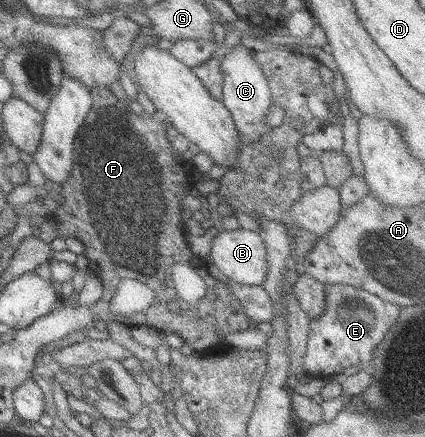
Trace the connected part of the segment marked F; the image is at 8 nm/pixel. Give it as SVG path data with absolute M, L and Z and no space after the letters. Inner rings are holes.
M94 87L90 90L90 94L92 97L91 109L89 110L89 113L87 114L83 125L81 125L81 127L79 128L76 141L74 141L73 143L73 151L75 151L75 156L73 156L73 172L71 172L71 176L69 176L69 181L61 185L61 188L59 189L61 196L63 197L63 205L60 205L59 208L61 216L58 216L55 213L53 213L53 215L51 214L46 216L44 218L45 223L43 223L43 225L41 225L39 229L32 229L32 236L35 236L38 239L45 241L49 245L51 245L53 240L57 239L57 237L64 239L75 238L83 243L83 245L85 246L85 250L82 253L82 264L88 272L97 274L99 277L101 277L104 286L103 296L100 298L99 301L91 306L93 307L93 309L91 309L91 312L93 312L93 316L97 320L103 320L107 324L114 319L116 321L121 320L120 317L113 317L110 314L109 303L111 302L113 295L115 295L116 293L119 282L122 279L131 278L142 281L143 283L145 283L145 285L147 285L147 287L149 287L149 289L153 289L153 293L155 293L155 304L153 304L153 306L149 307L147 310L141 312L141 315L143 315L143 323L148 326L156 327L159 331L163 333L166 331L171 331L171 333L177 333L177 335L179 335L179 337L182 337L185 340L186 344L190 345L195 351L202 350L208 348L209 346L212 346L213 344L216 344L217 342L223 340L226 335L229 335L229 333L248 329L250 327L251 321L245 315L243 309L241 309L241 305L239 305L237 297L235 297L235 295L233 295L231 291L227 291L227 289L225 289L226 287L219 280L212 278L209 272L207 273L207 279L209 279L209 281L207 281L206 295L205 297L203 297L203 299L201 299L194 315L190 316L186 311L178 311L173 314L169 312L169 303L173 301L179 301L177 293L173 287L173 264L187 263L191 266L197 267L197 269L202 269L202 271L208 269L208 264L197 254L193 254L193 252L191 252L190 245L188 241L186 241L185 237L187 234L186 229L184 229L183 225L181 224L181 201L184 197L186 197L188 192L192 191L192 184L194 179L193 175L196 172L195 167L192 165L191 161L187 161L182 157L182 155L179 155L179 152L173 149L170 140L167 139L166 129L171 125L168 117L163 112L156 111L153 114L142 113L143 117L135 117L131 109L127 111L127 107L125 107L125 102L123 103L121 100L117 99L115 97L115 94L113 94L113 92L111 92L109 88ZM117 123L123 123L123 127L127 125L127 129L117 129L117 127L115 127Z

